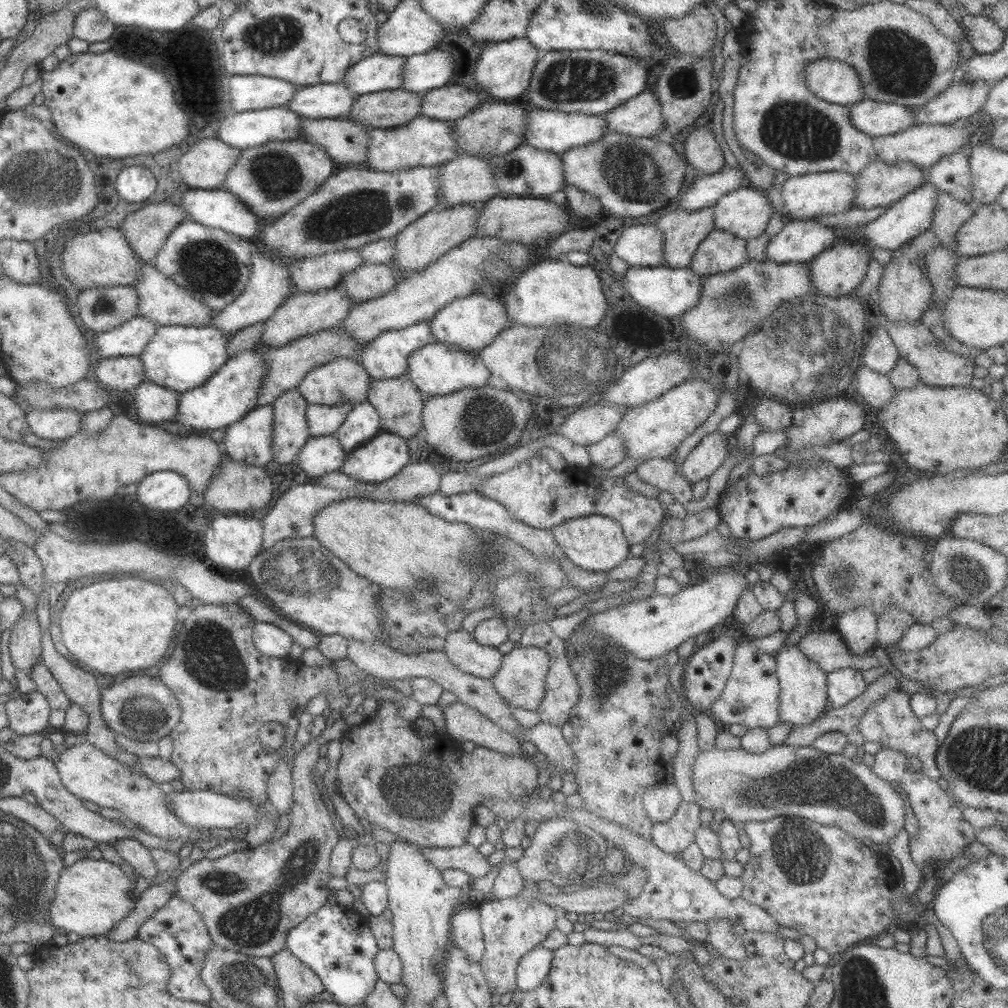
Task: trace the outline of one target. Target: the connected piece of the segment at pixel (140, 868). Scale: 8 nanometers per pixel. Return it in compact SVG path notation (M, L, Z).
M122 838L111 844L117 854L135 870L136 876L147 881L160 877L157 875L156 866L152 861L149 849L133 838Z

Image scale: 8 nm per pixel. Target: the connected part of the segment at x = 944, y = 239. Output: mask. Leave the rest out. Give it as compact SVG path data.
M936 190L936 203L929 230L945 249L955 252L954 235L974 213L972 205Z

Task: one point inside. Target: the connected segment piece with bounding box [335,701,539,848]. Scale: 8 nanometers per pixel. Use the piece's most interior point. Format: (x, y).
(420, 788)

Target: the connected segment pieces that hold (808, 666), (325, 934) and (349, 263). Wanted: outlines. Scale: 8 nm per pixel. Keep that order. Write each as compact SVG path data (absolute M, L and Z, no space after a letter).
M785 646L774 656L775 676L780 688L778 696L779 723L788 723L792 728L809 724L819 718L828 706L826 673L818 668L795 646Z
M332 898L313 914L300 921L297 926L288 930L284 947L319 977L324 990L331 994L332 1002L343 1007L363 1004L364 998L373 990L377 982L378 976L374 969L373 957L379 948L366 923L366 917L359 914L353 907L339 905L332 901Z
M341 249L321 256L292 260L289 264L290 279L295 291L313 292L338 286L350 270L363 263L359 249Z

